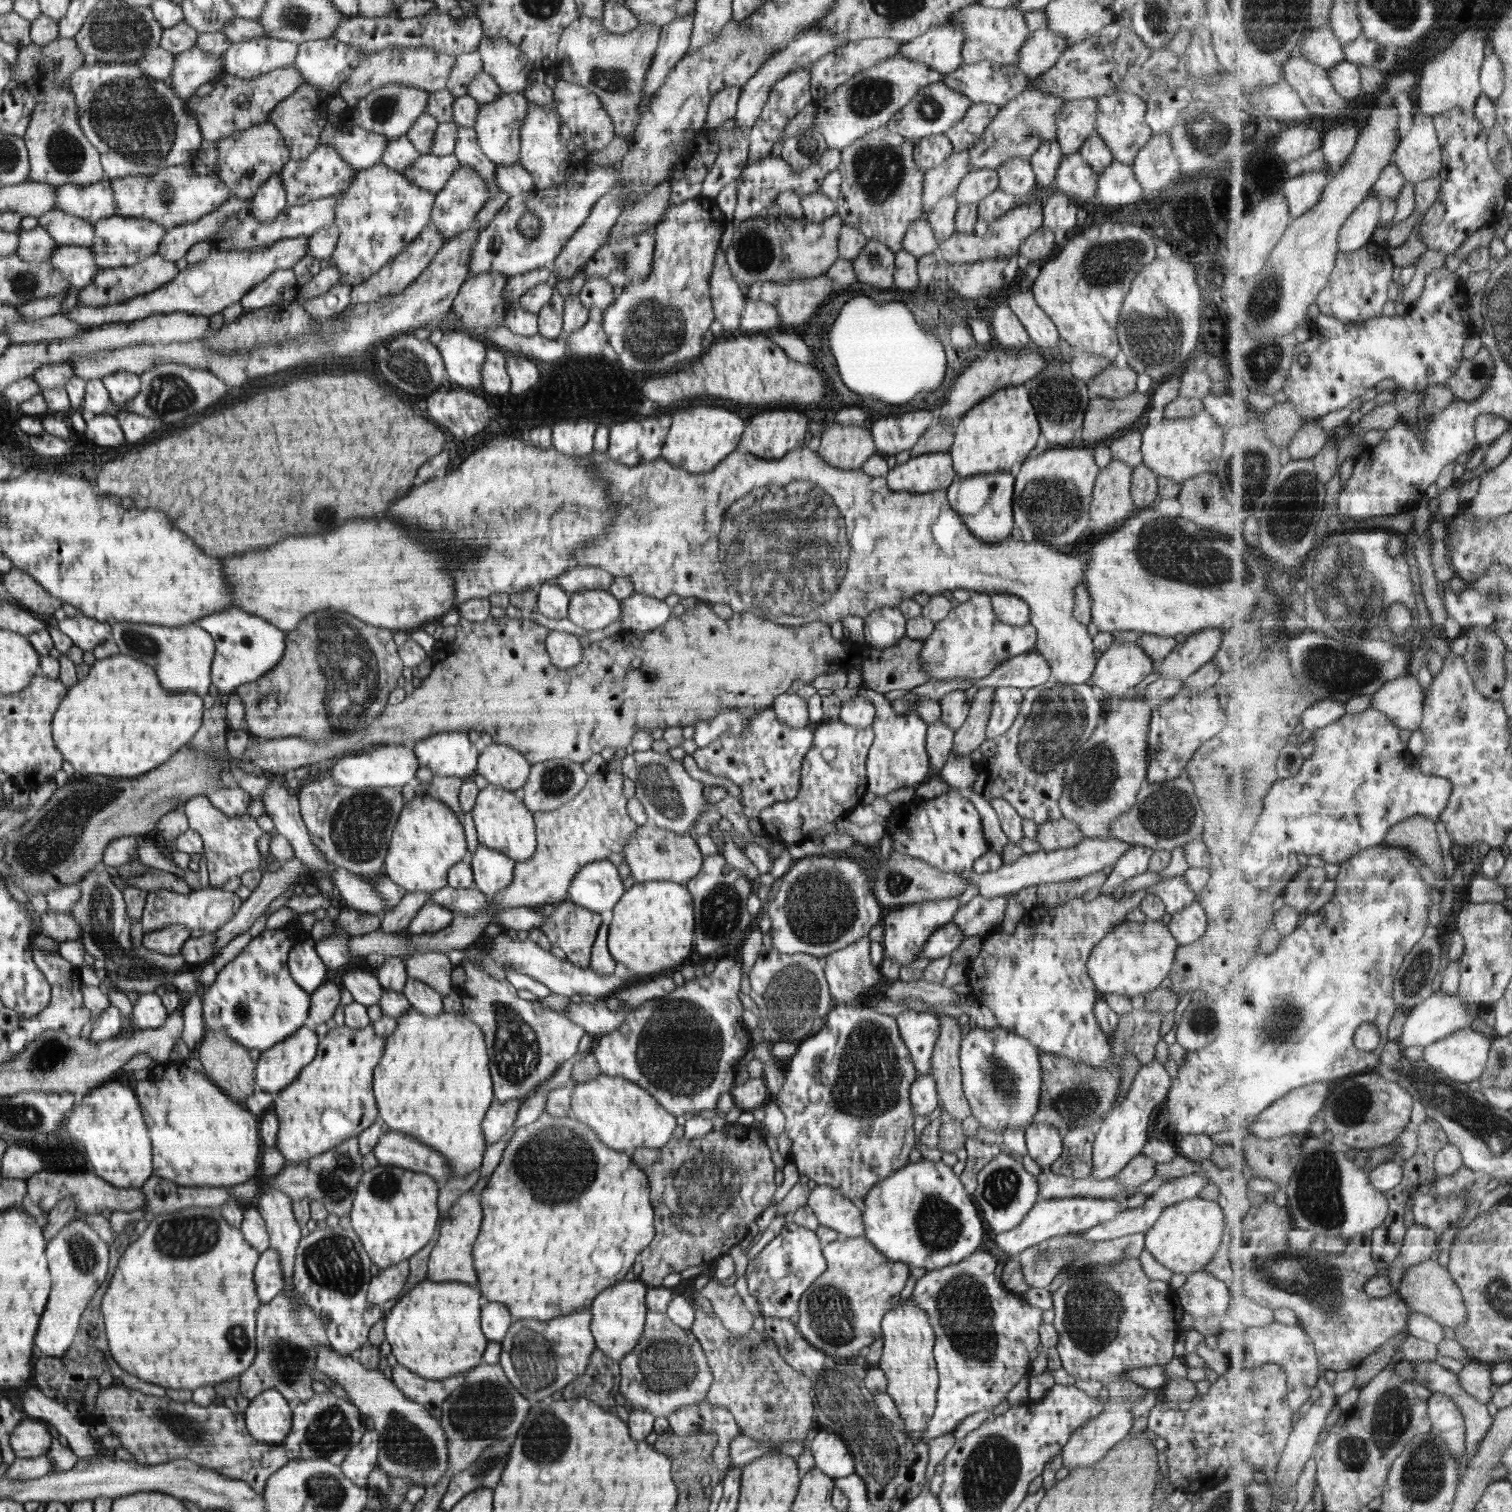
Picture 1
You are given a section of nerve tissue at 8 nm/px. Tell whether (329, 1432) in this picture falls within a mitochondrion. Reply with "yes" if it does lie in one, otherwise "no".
yes

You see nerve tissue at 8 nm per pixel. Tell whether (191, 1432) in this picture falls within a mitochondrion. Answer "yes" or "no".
yes

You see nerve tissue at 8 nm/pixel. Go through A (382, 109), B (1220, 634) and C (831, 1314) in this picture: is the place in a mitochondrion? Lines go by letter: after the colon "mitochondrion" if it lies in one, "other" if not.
A: mitochondrion
B: other
C: mitochondrion

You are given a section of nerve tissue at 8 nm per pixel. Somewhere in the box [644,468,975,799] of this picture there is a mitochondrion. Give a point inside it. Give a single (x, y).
(796, 514)

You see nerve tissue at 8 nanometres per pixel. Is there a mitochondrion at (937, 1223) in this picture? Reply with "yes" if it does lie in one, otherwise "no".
yes

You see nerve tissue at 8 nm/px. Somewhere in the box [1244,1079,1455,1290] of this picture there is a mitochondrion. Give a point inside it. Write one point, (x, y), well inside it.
(1318, 1199)

